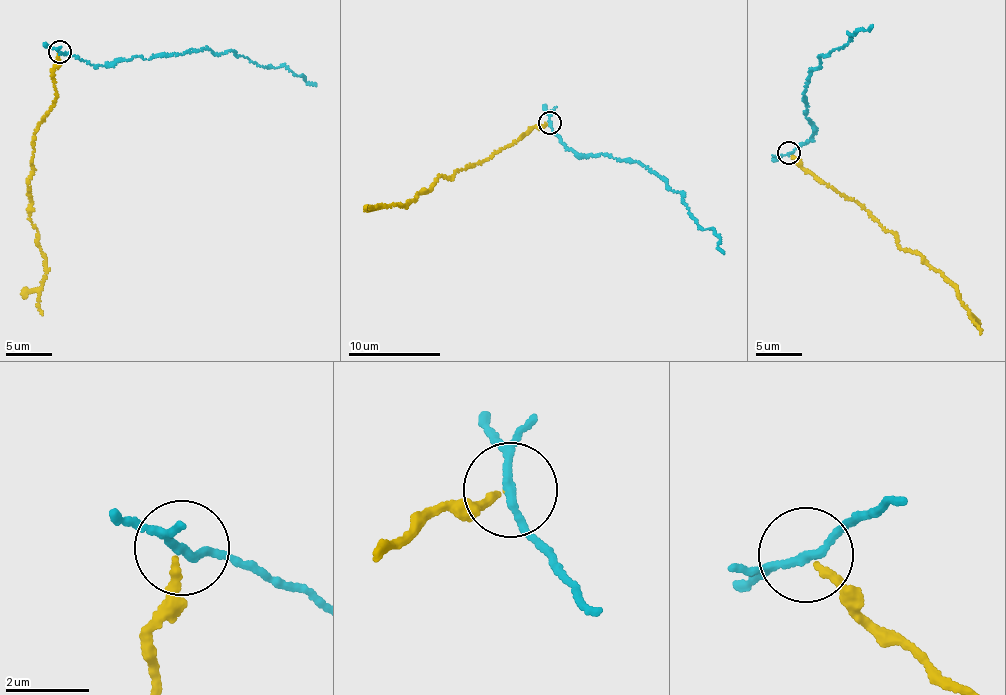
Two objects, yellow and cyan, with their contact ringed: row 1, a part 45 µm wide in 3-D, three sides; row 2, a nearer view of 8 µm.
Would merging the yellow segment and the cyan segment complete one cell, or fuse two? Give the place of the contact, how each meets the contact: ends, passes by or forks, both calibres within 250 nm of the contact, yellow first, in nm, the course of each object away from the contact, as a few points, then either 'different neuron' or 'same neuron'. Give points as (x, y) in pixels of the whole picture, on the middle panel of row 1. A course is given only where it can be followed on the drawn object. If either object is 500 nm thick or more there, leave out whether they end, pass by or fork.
place (550, 122); yellow ends; cyan forks; calibres 160 and 150 nm; course yellow (549, 122), (448, 178), (441, 175), (427, 191), (403, 205), (400, 203), (370, 205); course cyan (549, 122), (552, 132), (581, 156), (639, 161), (680, 193), (695, 222), (719, 238), (717, 249), (722, 252); different neuron

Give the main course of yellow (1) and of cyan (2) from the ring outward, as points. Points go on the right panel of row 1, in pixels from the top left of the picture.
1: (788, 154), (807, 171), (868, 212), (896, 236), (899, 247), (921, 256), (957, 292), (957, 298), (980, 334)
2: (788, 154), (811, 138), (814, 127), (804, 112), (803, 94), (820, 57), (847, 45), (849, 33), (872, 27)

